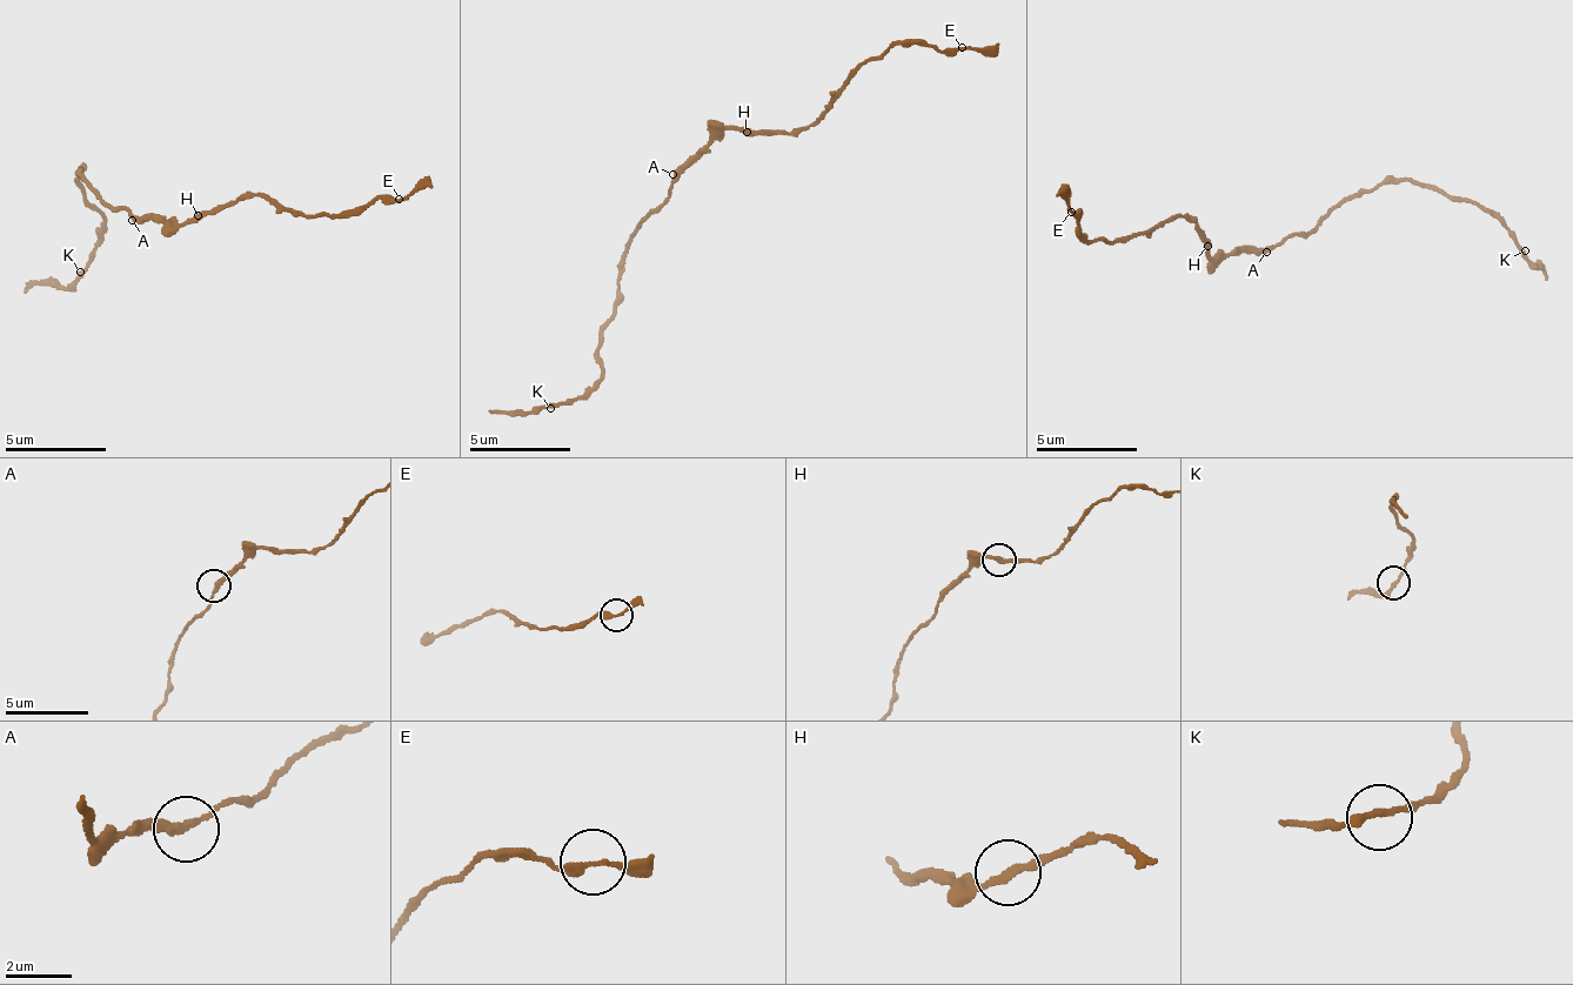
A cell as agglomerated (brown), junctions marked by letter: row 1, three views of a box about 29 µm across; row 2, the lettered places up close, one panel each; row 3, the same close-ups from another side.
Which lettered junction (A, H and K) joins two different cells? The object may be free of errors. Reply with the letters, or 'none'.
none

